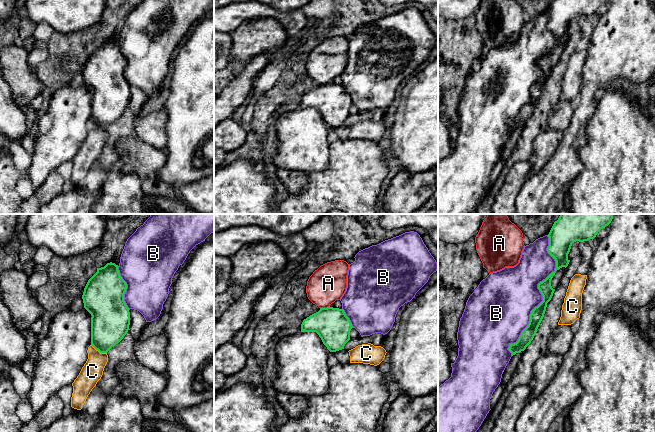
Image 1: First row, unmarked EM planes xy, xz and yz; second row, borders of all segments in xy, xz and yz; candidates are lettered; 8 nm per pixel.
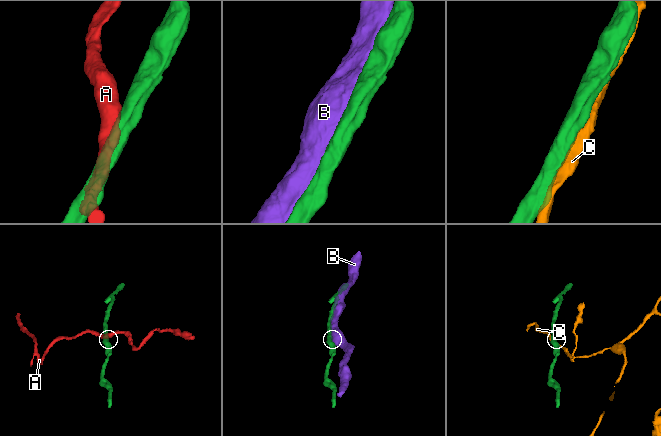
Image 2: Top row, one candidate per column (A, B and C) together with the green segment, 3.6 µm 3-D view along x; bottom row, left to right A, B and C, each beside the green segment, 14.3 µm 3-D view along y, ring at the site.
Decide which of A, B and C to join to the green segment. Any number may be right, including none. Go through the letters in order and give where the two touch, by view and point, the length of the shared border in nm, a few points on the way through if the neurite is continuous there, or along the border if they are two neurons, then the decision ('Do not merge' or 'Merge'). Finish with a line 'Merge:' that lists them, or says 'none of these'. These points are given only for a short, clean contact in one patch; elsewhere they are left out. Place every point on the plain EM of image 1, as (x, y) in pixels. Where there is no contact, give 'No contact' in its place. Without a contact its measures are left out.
A: Touches green at xz (324, 84). Shared border 80 nm. Do not merge
B: Touches green at yz (542, 71). Shared border 1000 nm. Merge
C: Touches green at xy (99, 127). Shared border 150 nm. Do not merge
Merge: B

